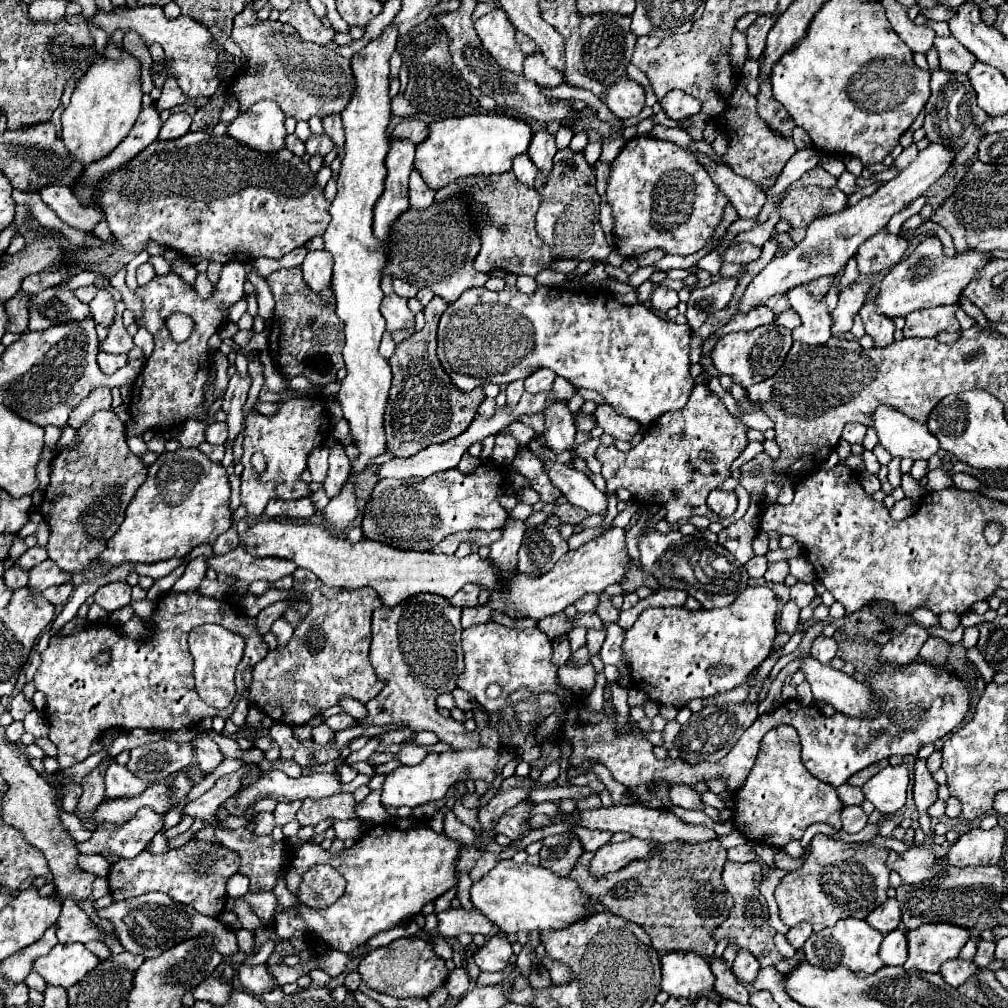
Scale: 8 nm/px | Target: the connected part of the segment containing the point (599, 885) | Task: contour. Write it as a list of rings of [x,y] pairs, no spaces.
[[[717,838],[703,844],[683,844],[683,842],[659,844],[659,852],[651,856],[649,860],[631,862],[623,870],[605,874],[603,878],[591,878],[591,872],[587,870],[587,866],[591,864],[591,858],[593,858],[591,852],[583,852],[579,856],[579,862],[575,862],[571,874],[567,876],[579,884],[579,888],[583,890],[583,894],[587,894],[587,898],[593,898],[595,902],[603,904],[607,910],[611,910],[617,916],[623,916],[631,922],[639,922],[645,928],[645,932],[651,936],[653,948],[657,952],[689,952],[691,950],[699,956],[707,956],[707,958],[713,956],[715,940],[711,938],[711,930],[719,926],[723,918],[727,918],[733,906],[733,898],[725,894],[725,890],[721,890],[721,872],[727,862],[727,850],[721,846]]]

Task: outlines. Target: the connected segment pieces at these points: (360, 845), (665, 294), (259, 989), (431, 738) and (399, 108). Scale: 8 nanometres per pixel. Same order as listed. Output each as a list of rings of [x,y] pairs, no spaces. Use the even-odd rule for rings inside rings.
[[[391,824],[373,826],[355,842],[353,848],[347,848],[337,856],[331,856],[315,842],[305,842],[295,850],[291,866],[287,868],[285,882],[289,892],[297,898],[297,888],[307,868],[325,862],[339,870],[347,880],[347,888],[345,894],[325,910],[311,910],[297,900],[293,910],[285,910],[277,916],[277,936],[289,940],[295,934],[303,934],[317,938],[331,950],[355,952],[375,934],[399,926],[419,914],[427,902],[433,902],[437,896],[451,890],[457,884],[457,850],[457,840],[433,832],[429,824],[419,824],[411,830],[399,830]]]
[[[657,286],[651,294],[651,308],[655,314],[659,316],[665,316],[669,308],[675,308],[679,304],[679,298],[677,298],[677,292],[671,290],[671,288],[665,288],[665,286]]]
[[[241,964],[239,970],[237,970],[237,976],[239,976],[241,984],[243,984],[249,992],[253,992],[253,994],[257,994],[257,996],[261,996],[263,992],[267,992],[267,990],[271,990],[271,988],[275,986],[275,982],[273,982],[273,978],[269,976],[265,964],[257,964],[257,966]]]
[[[430,731],[418,732],[408,743],[416,744],[422,747],[429,747],[439,742],[437,736]]]
[[[397,94],[391,100],[391,112],[395,116],[415,116],[417,110],[413,110],[413,104],[403,98],[403,94]]]

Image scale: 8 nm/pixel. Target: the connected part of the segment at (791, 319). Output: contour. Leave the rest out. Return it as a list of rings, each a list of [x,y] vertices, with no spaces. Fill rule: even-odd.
[[[785,310],[785,312],[781,312],[779,314],[779,318],[777,318],[777,324],[781,324],[781,326],[785,326],[785,328],[797,328],[799,324],[801,324],[801,320],[799,320],[799,316],[795,314],[795,310]]]

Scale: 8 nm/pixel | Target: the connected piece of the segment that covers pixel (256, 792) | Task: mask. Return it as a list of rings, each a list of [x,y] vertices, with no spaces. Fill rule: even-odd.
[[[275,770],[267,776],[261,776],[255,784],[247,786],[237,800],[237,806],[241,810],[247,810],[249,804],[261,800],[261,798],[275,798],[279,802],[291,802],[291,800],[305,800],[305,798],[327,798],[341,792],[341,778],[339,772],[319,772],[311,776],[299,776],[289,778],[281,770]]]

